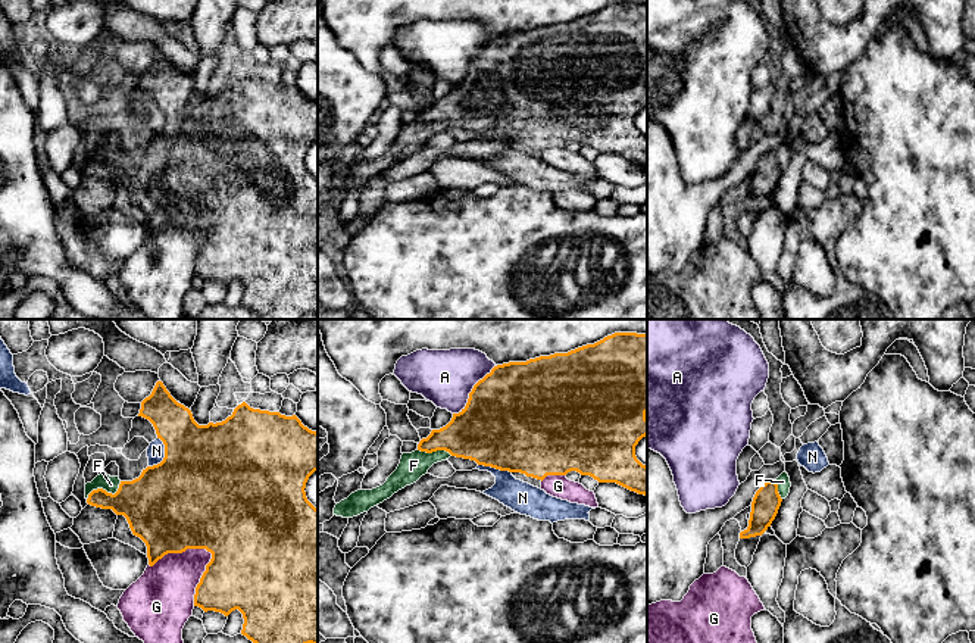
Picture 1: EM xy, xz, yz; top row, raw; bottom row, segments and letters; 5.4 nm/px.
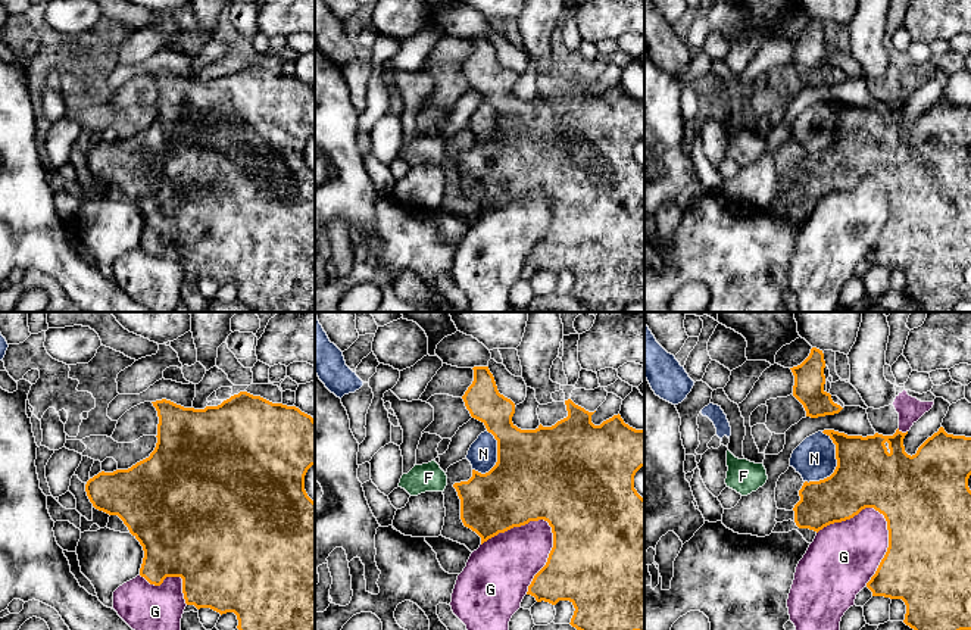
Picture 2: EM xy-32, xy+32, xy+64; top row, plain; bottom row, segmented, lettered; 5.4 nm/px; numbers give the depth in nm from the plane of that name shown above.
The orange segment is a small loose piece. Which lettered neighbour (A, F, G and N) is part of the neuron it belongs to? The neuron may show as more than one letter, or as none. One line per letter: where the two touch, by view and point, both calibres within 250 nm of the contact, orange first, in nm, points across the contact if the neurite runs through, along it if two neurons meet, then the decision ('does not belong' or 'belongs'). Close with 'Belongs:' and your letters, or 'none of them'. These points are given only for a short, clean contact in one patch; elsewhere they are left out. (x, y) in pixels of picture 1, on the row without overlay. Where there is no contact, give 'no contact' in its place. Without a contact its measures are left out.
A: xz (472, 61) | 500/300 nm | does not belong
F: xy (105, 161) | 300/90 nm | across xy (149, 172), (122, 168), (105, 161), (111, 155) | belongs
G: xy (180, 222) | 480/320 nm | does not belong
N: xy (165, 125) | 500/100 nm | along xy (159, 108), (163, 115), (163, 128), (149, 137) | does not belong
Belongs: F

